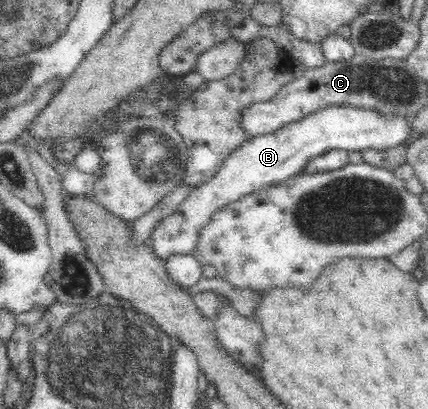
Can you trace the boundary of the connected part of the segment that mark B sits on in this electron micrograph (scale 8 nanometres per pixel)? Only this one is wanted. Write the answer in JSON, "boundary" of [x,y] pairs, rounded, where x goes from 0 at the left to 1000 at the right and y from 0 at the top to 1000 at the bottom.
{"boundary":[[[776,257],[668,303],[631,328],[582,337],[514,401],[488,443],[449,460],[407,518],[360,553],[348,584],[350,604],[379,636],[400,621],[442,619],[458,601],[467,557],[491,538],[495,518],[521,506],[521,499],[701,423],[717,391],[766,367],[832,372],[860,362],[902,367],[935,352],[949,355],[960,342],[960,298],[963,289],[904,284],[869,264]]]}

